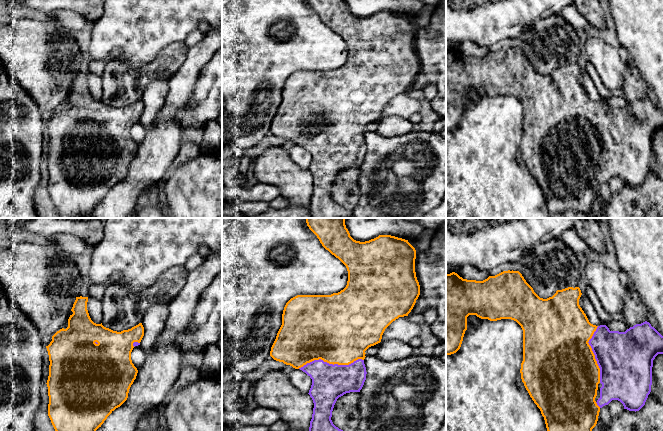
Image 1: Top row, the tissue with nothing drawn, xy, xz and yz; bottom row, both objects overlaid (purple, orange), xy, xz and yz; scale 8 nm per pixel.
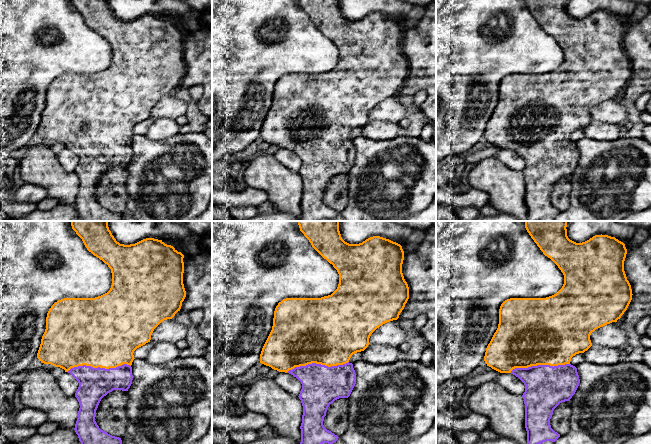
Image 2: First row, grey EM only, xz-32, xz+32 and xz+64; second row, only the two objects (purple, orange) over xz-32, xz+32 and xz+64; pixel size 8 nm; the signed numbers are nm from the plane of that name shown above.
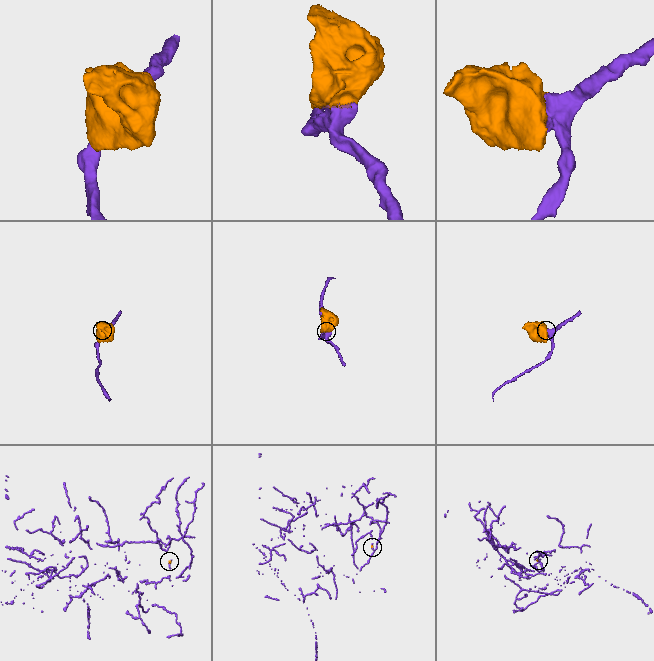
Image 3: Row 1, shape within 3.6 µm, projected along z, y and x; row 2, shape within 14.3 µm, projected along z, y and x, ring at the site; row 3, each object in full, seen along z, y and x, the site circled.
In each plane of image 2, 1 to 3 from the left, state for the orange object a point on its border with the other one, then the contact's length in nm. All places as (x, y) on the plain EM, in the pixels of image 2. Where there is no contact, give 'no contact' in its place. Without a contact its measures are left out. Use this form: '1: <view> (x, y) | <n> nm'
1: xz-32 (98, 143) | 500 nm
2: xz+32 (317, 140) | 500 nm
3: xz+64 (539, 141) | 480 nm

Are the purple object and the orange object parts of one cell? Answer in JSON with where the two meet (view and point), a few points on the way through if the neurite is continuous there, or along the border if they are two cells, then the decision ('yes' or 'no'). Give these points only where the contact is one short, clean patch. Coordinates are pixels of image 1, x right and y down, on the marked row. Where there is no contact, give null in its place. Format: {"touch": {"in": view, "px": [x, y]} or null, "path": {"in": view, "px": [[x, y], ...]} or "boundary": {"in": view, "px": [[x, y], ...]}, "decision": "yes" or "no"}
{"touch": {"in": "xz", "px": [330, 364]}, "decision": "yes"}

